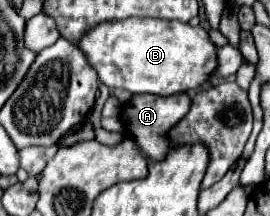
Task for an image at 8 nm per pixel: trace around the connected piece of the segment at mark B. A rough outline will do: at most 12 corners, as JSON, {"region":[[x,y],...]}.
{"region":[[102,21],[78,41],[108,89],[172,95],[206,83],[206,29]]}

